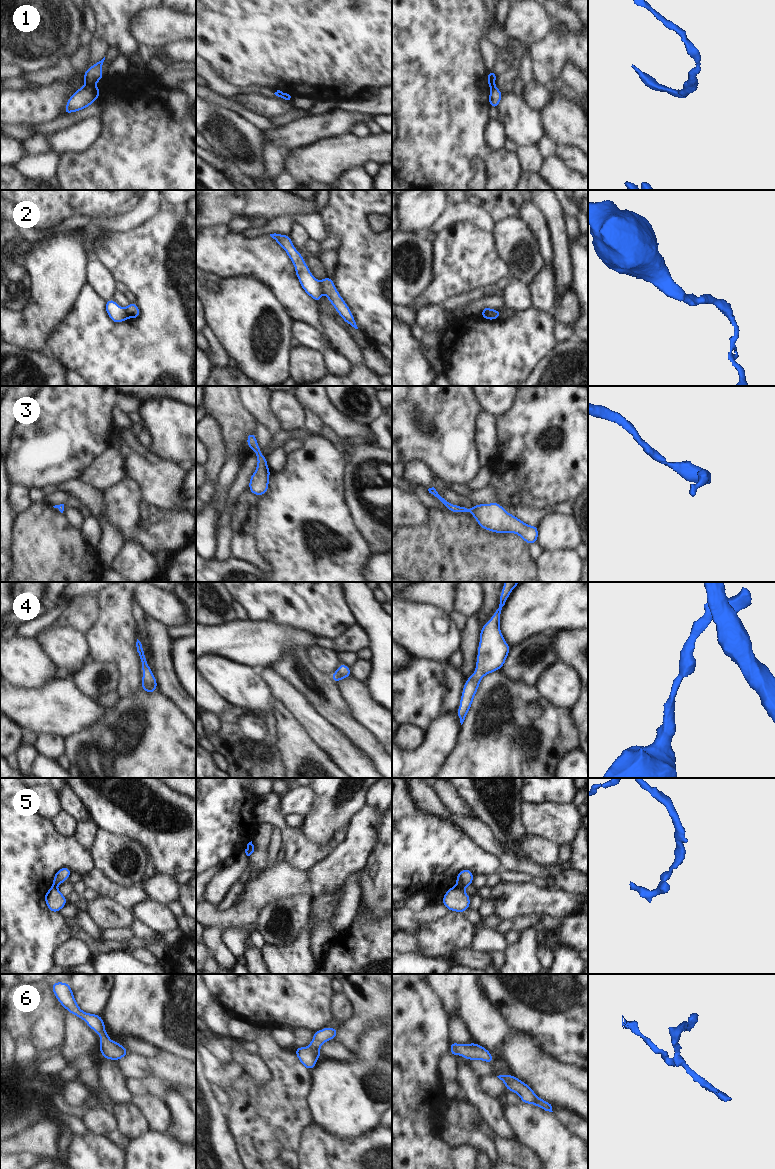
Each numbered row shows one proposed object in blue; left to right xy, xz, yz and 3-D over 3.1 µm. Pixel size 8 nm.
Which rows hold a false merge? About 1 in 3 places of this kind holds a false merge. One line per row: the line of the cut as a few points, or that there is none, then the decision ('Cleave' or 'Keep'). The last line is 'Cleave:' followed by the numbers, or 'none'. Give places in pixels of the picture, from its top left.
1: Split along xy (95, 83), (85, 86). Cleave
2: Split along xz (318, 281), (321, 291). Cleave
3: No split. Keep
4: No split. Keep
5: Split along yz (456, 885), (462, 888). Cleave
6: No split. Keep
Cleave: 1, 2, 5

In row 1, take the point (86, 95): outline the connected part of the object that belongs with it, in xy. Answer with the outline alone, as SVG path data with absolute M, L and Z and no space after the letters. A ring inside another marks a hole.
M95 85L82 86L68 99L64 114L78 112L90 106L101 95L101 91Z

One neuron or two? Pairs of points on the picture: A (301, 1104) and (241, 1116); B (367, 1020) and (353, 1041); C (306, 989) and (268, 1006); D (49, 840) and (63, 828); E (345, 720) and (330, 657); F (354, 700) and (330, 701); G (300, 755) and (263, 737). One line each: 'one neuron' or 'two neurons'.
A: one neuron
B: one neuron
C: one neuron
D: two neurons
E: two neurons
F: two neurons
G: two neurons

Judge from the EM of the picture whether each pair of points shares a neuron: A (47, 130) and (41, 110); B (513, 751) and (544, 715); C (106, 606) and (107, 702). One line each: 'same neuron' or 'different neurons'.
A: different neurons
B: same neuron
C: same neuron

